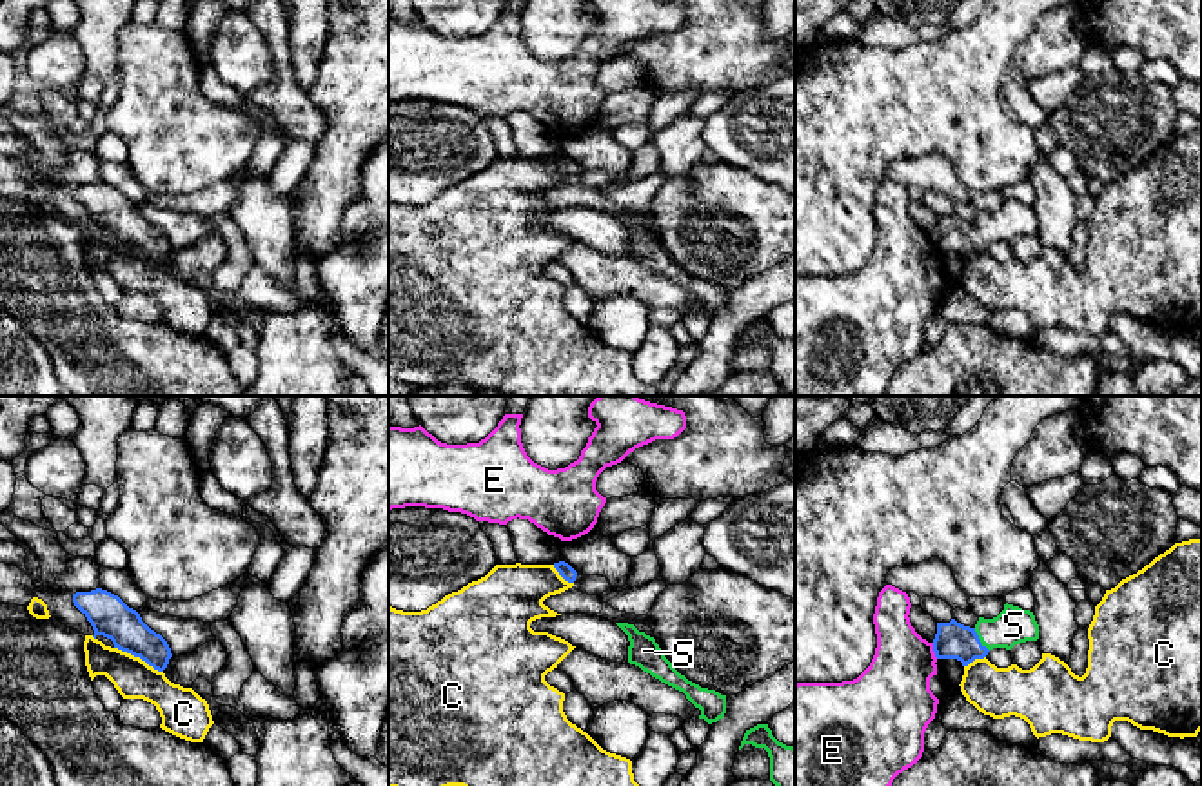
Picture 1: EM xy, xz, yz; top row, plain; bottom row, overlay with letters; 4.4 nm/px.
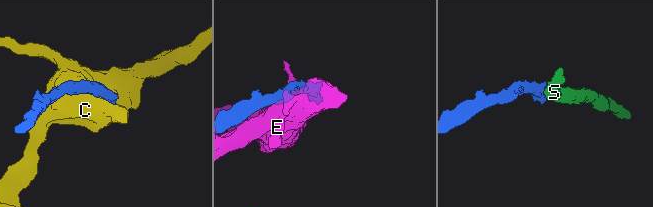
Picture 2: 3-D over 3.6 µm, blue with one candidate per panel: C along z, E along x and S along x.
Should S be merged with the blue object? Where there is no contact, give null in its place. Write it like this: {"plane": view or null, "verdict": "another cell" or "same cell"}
{"plane": "yz", "verdict": "same cell"}

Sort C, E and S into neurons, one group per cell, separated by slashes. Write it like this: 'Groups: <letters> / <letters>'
Groups: C / E / S

